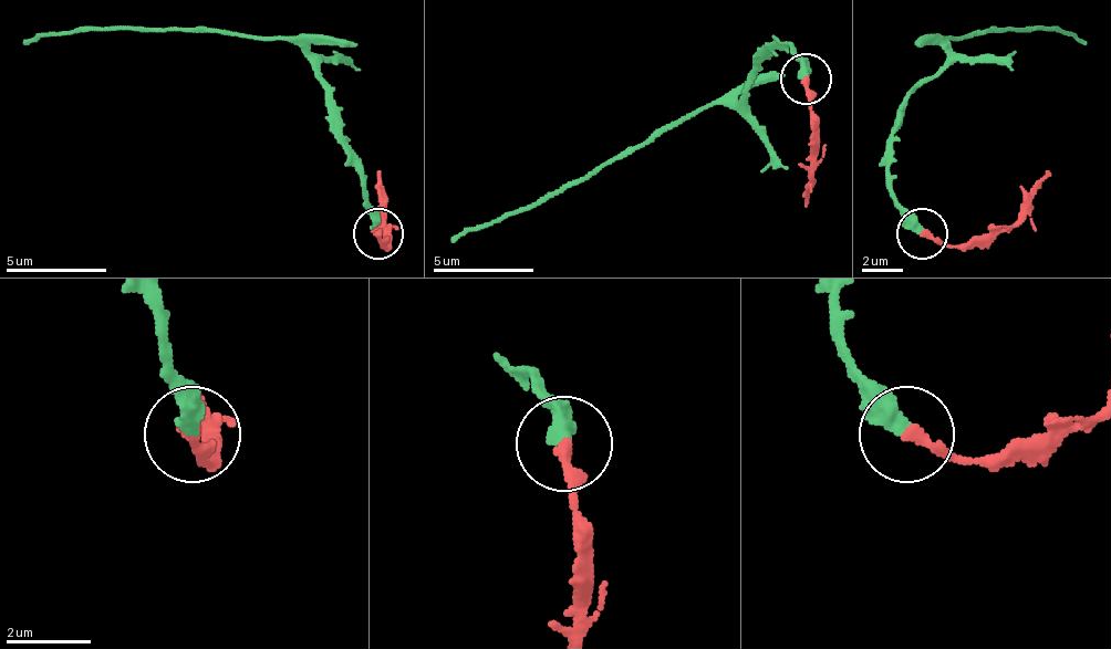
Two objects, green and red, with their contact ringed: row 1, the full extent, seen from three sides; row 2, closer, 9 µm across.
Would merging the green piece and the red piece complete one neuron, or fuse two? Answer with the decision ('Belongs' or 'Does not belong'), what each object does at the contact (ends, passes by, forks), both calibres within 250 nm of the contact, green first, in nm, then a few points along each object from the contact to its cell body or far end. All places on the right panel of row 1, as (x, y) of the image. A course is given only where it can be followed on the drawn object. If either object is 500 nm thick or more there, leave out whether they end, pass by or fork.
Belongs. At the ring green ends. At the ring red ends. Thickness 440 nm (green) against 260 nm. Course of green: (921, 234), (891, 189), (891, 144), (901, 108), (946, 63), (946, 43), (1002, 28), (1057, 28), (1088, 43). Course of red: (921, 234), (986, 246), (1017, 220), (1047, 169)

